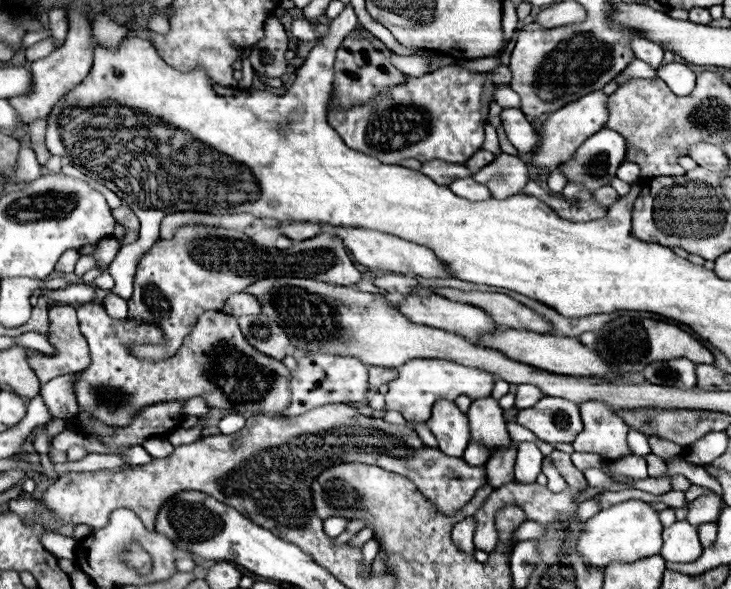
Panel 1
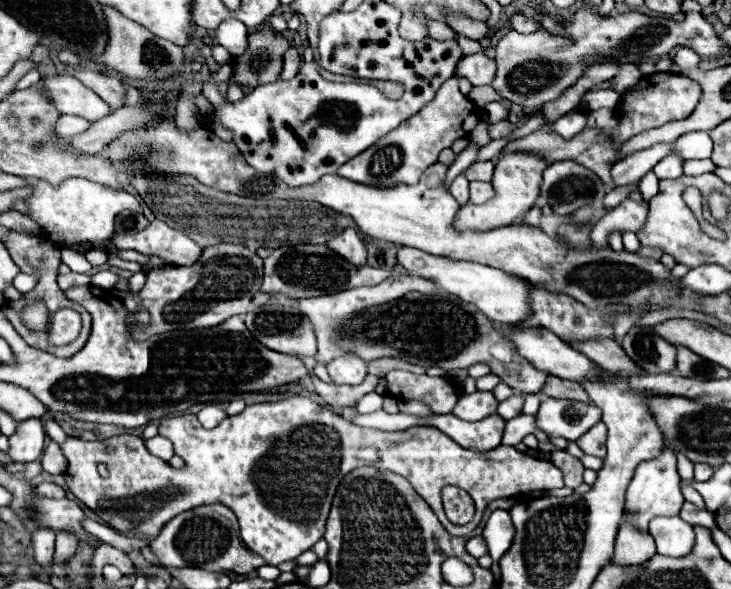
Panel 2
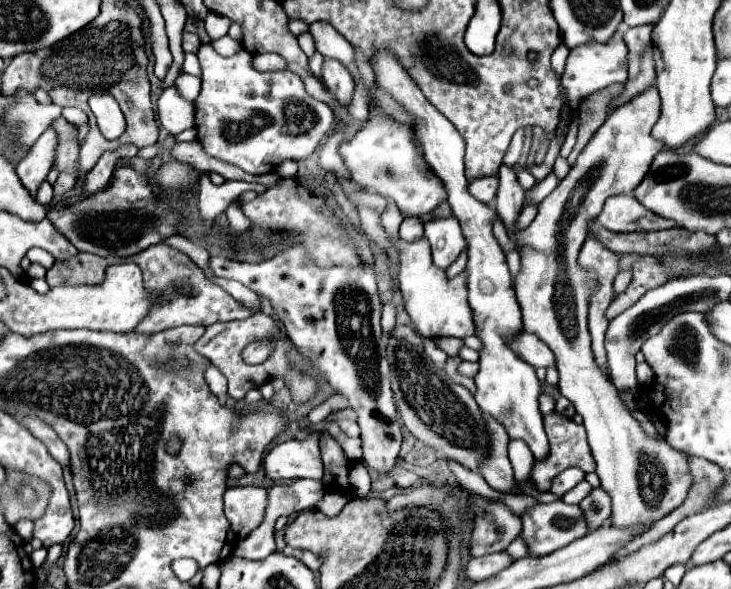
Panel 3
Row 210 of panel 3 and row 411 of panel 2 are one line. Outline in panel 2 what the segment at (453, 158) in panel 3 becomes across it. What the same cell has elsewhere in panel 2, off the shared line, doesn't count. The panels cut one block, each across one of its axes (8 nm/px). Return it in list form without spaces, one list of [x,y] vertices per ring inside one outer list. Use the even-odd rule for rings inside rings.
[[[474,392],[470,396],[464,396],[456,402],[452,414],[468,420],[468,422],[478,422],[490,414],[496,412],[498,400],[492,396],[492,392]]]

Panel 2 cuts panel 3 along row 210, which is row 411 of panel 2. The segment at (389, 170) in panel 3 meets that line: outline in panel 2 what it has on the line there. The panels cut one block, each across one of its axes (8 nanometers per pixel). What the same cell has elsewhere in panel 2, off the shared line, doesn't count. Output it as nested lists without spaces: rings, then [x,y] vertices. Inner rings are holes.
[[[402,400],[398,402],[400,406],[400,412],[406,412],[406,414],[414,414],[414,416],[428,416],[432,410],[426,408],[426,404],[418,402],[418,400]]]

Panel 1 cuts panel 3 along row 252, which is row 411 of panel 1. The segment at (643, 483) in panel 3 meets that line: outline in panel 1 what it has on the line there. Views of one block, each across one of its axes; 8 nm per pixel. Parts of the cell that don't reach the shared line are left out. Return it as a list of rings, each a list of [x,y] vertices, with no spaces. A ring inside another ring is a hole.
[[[544,396],[536,406],[518,412],[516,422],[536,434],[542,442],[570,442],[584,424],[578,414],[578,404],[563,398]]]

